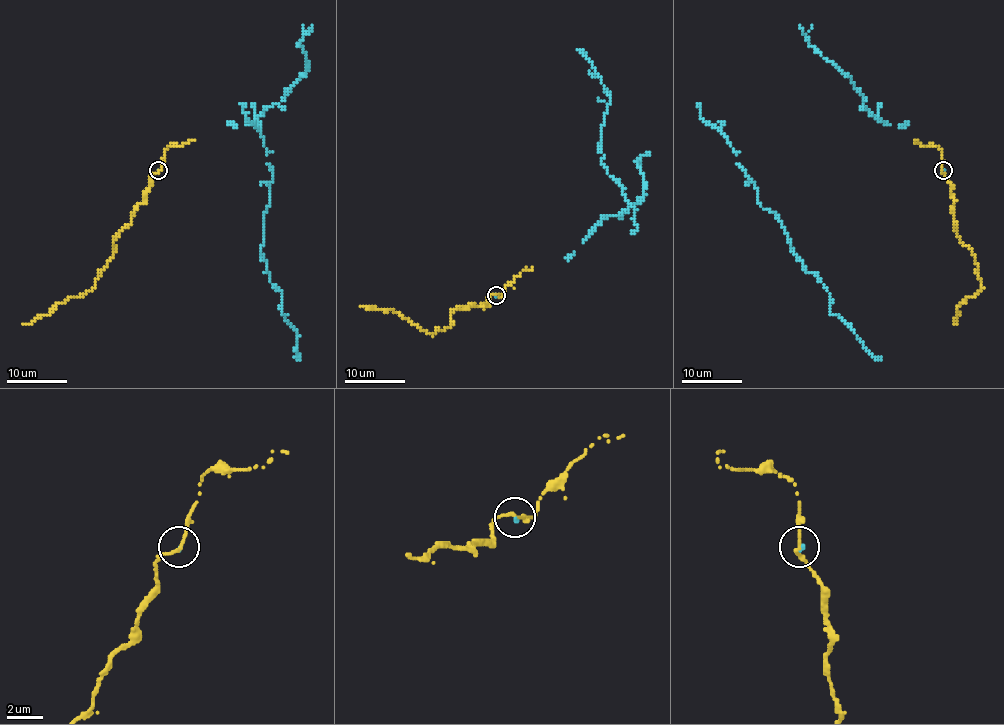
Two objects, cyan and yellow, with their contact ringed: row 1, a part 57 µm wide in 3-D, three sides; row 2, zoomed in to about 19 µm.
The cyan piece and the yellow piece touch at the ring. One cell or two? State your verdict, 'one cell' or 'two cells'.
one cell

